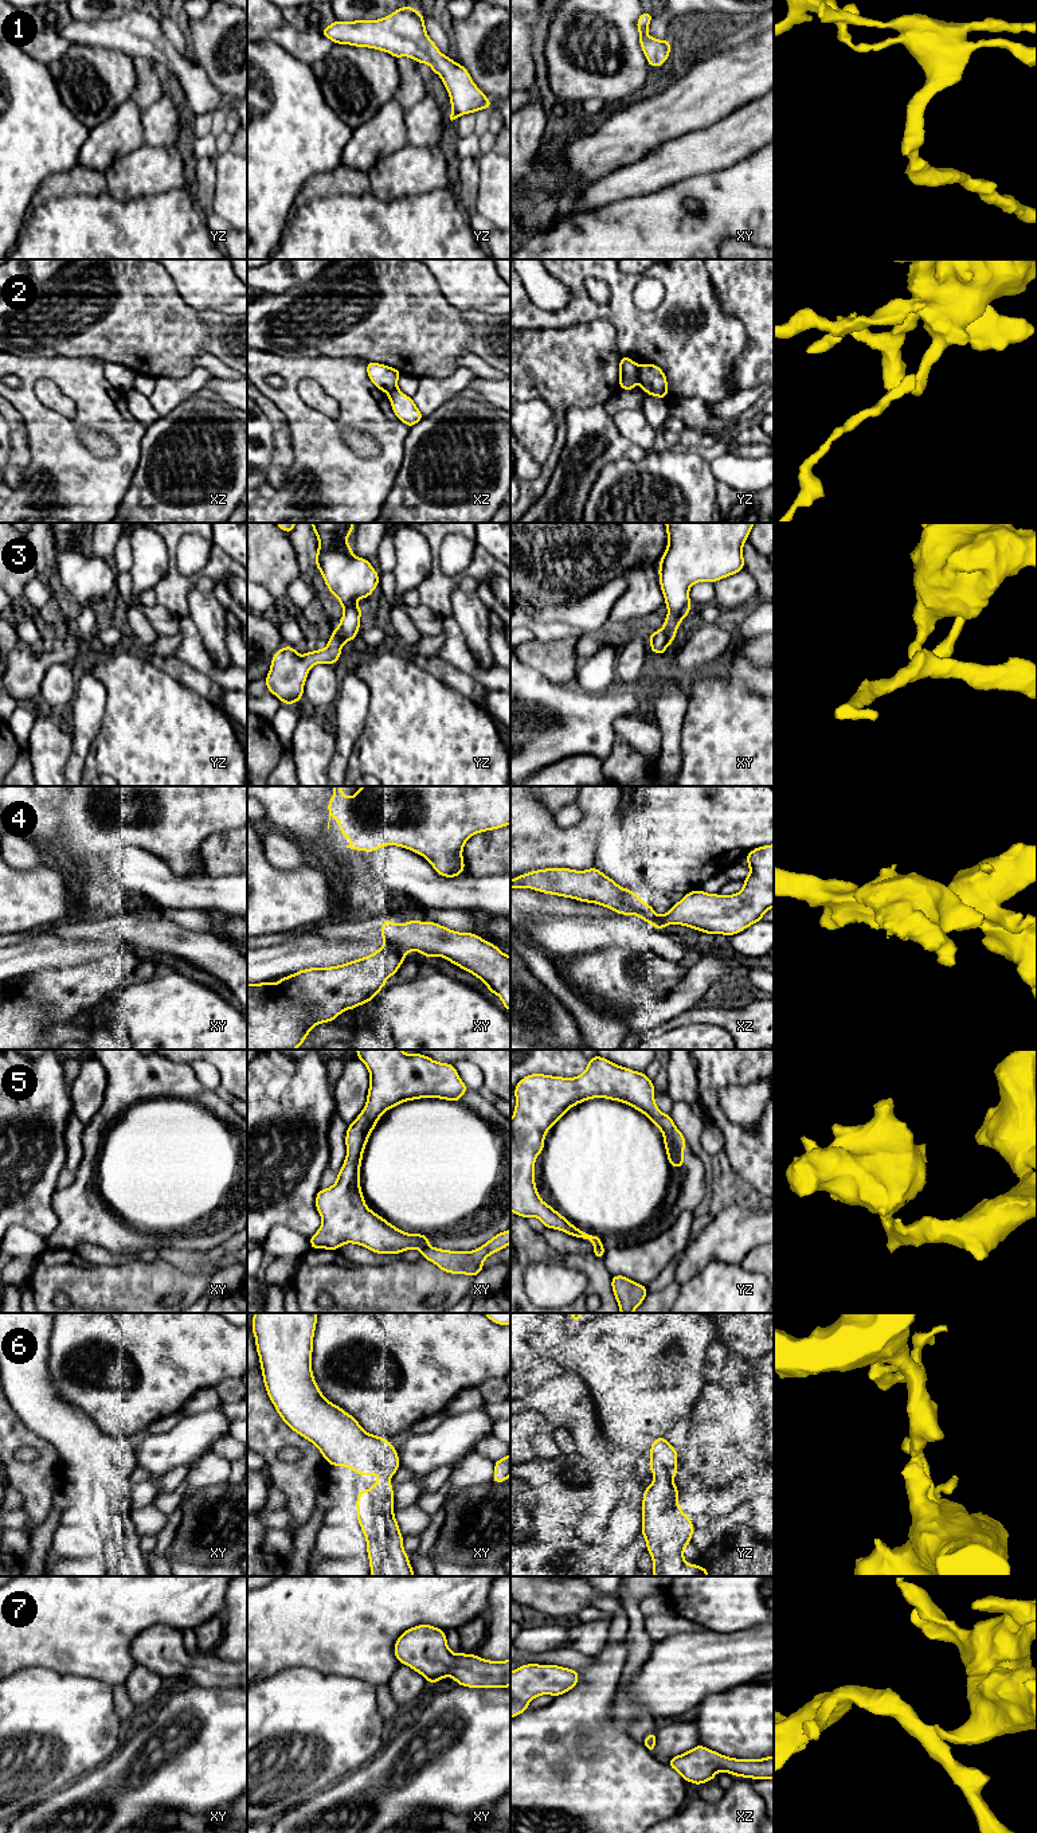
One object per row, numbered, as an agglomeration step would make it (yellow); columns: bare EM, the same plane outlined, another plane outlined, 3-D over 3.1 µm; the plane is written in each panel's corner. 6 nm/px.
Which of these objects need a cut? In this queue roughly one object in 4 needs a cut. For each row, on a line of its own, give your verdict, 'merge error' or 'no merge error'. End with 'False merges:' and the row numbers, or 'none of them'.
1: no merge error
2: merge error
3: merge error
4: merge error
5: merge error
6: no merge error
7: no merge error
False merges: 2, 3, 4, 5

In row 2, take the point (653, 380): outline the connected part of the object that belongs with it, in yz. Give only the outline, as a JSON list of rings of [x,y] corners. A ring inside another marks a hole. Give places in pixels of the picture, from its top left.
[[[656,364],[641,366],[641,380],[642,390],[651,396],[664,398],[668,396],[668,380],[665,372]]]

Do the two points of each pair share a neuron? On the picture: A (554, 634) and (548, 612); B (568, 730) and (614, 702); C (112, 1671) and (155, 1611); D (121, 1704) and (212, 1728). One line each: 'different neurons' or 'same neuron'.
A: different neurons
B: same neuron
C: same neuron
D: different neurons

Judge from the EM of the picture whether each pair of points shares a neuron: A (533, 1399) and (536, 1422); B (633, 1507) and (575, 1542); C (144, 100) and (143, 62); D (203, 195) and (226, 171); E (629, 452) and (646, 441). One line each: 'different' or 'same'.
A: different
B: same
C: same
D: different
E: different

